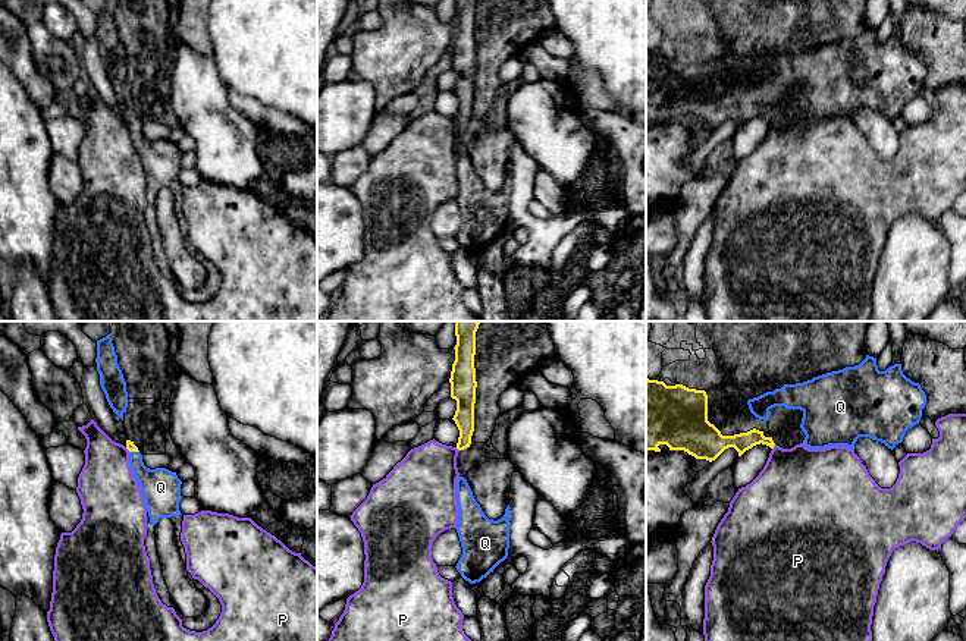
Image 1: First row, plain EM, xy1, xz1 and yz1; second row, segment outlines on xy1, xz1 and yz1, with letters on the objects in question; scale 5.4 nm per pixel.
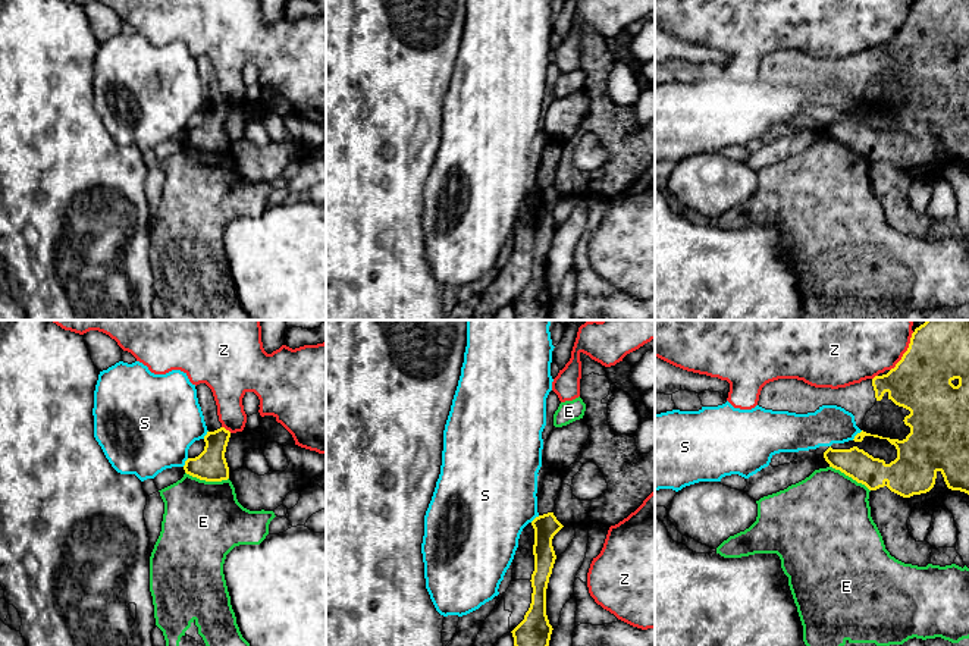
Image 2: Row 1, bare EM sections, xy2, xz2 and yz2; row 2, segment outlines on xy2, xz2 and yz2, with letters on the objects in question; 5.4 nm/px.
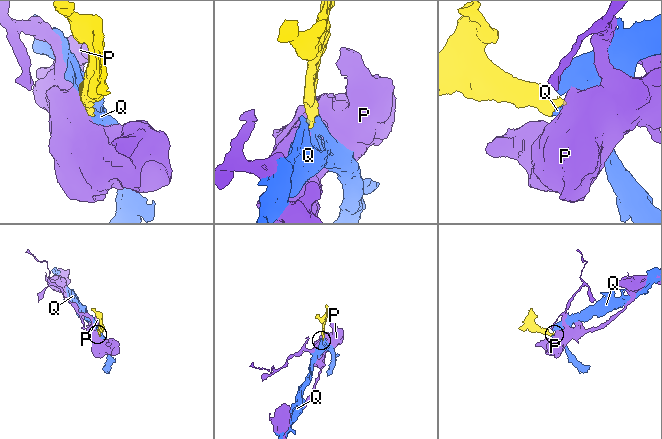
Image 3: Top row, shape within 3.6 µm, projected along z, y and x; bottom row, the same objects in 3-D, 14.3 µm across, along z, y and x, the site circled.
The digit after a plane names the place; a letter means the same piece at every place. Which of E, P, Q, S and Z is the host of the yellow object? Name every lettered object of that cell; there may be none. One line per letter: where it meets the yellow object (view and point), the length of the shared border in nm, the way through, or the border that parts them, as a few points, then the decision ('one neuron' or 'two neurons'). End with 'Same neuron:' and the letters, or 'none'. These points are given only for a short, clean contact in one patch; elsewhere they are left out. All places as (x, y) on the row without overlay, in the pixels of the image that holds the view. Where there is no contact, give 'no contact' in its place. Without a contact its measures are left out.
E: meets yellow in xy2 at (207, 151); contact 240 nm long; two neurons
P: meets yellow in yz1 at (772, 119); contact 40 nm long; border along yz1 (775, 116), (772, 121); two neurons
Q: meets yellow in xy1 at (134, 122); contact 60 nm long; runs through xy1 (129, 116), (134, 122), (137, 137), (160, 159); one neuron
S: meets yellow in yz2 at (856, 106); contact 80 nm long; border along yz2 (862, 102), (852, 110); two neurons
Z: meets yellow in yz2 at (906, 22); contact 260 nm long; two neurons
Same neuron: Q

